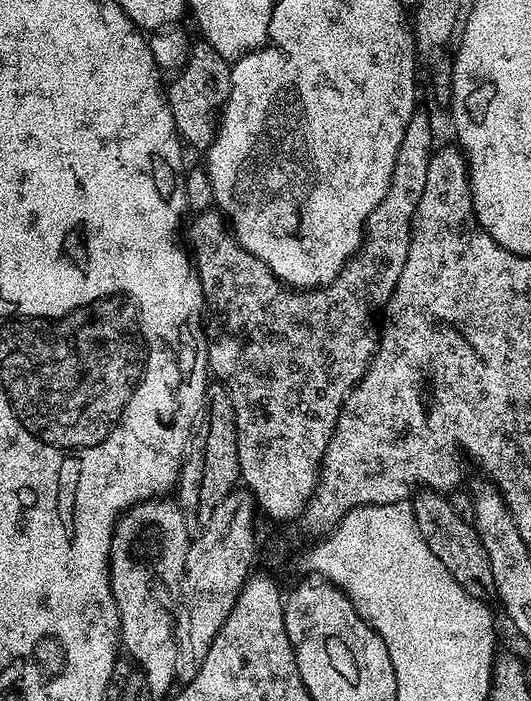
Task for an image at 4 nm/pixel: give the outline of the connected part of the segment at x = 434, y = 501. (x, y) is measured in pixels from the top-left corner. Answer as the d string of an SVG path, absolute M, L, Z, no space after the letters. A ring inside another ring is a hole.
M419 491L413 497L411 506L419 533L426 546L430 547L430 552L446 566L454 580L468 594L476 599L489 599L495 593L493 570L490 569L490 560L473 523L462 519L443 493Z

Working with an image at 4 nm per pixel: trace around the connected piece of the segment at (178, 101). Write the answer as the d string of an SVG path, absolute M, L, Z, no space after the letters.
M203 42L193 43L188 50L188 60L184 67L175 73L176 76L166 88L170 114L174 118L174 126L185 141L188 140L200 150L207 149L218 127L218 117L224 103L228 101L232 85L232 64L214 46Z

